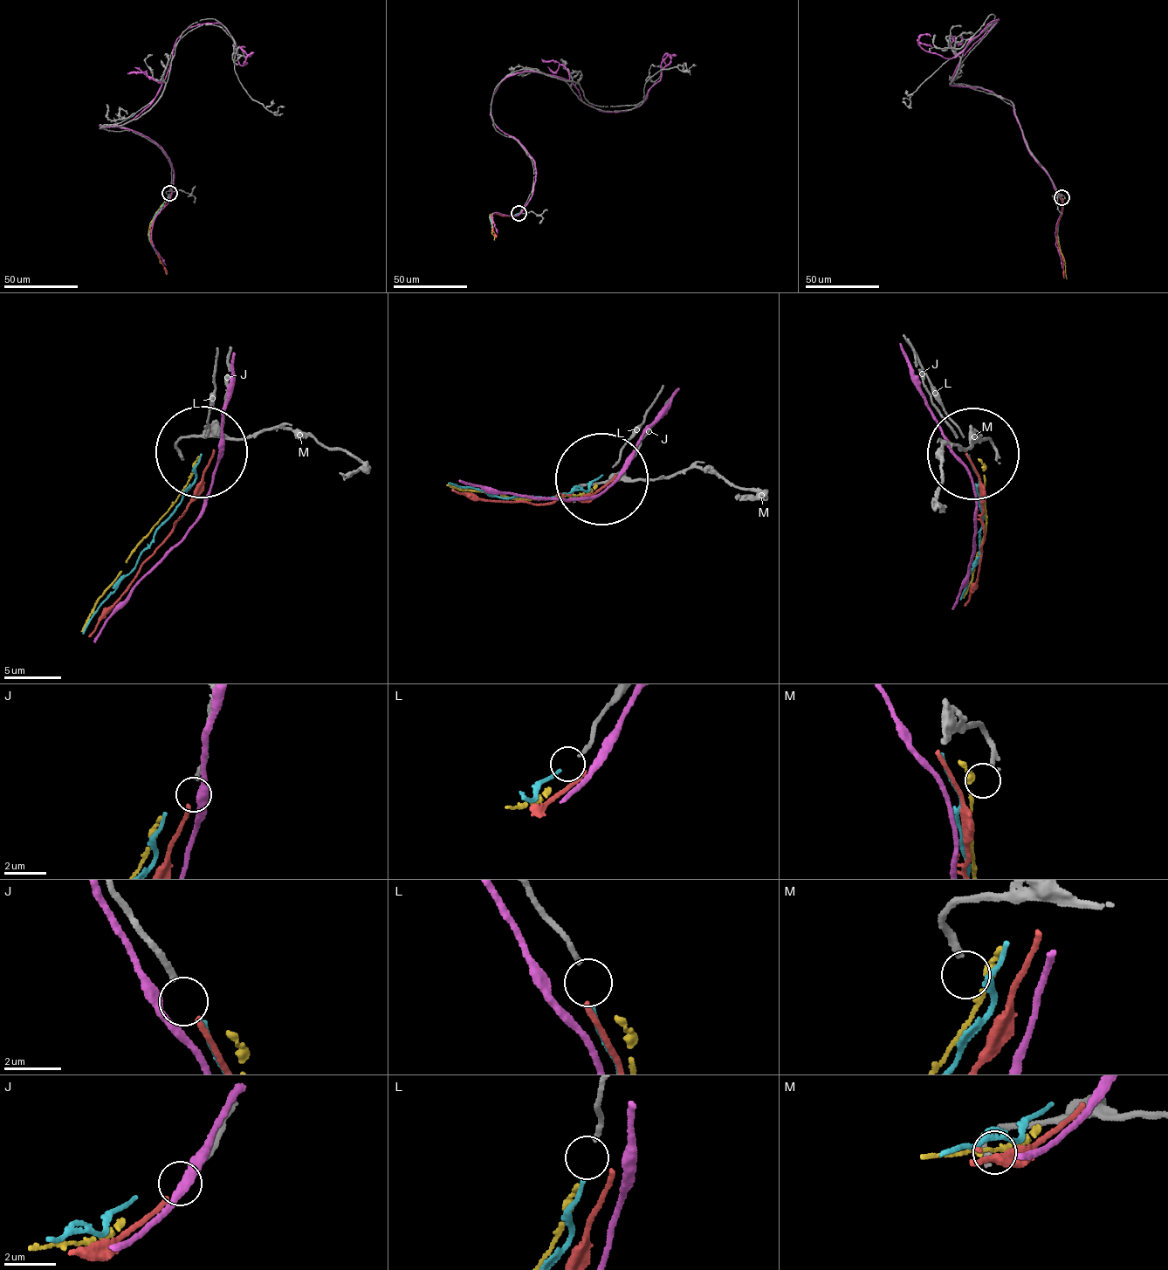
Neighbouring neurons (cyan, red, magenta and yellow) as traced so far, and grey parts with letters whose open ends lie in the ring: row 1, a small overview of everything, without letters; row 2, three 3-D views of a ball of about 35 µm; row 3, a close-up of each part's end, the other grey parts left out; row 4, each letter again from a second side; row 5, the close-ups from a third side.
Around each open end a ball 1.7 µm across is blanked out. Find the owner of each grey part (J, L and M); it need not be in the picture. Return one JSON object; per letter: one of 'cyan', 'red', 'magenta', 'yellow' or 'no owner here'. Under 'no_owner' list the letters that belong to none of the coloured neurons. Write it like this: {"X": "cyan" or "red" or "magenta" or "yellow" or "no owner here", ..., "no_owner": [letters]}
{"J": "red", "L": "cyan", "M": "no owner here", "no_owner": ["M"]}

